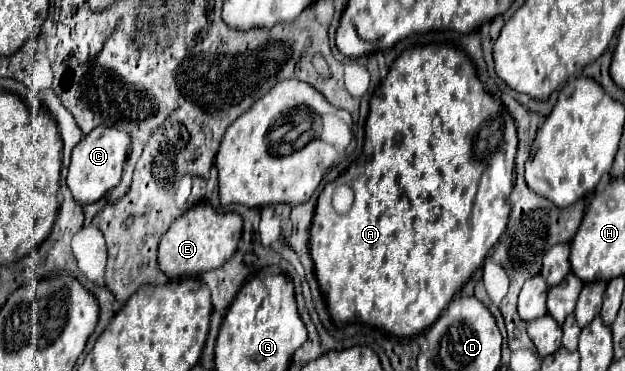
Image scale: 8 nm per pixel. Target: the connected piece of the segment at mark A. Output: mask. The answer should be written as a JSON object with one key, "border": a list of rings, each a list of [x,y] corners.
{"border":[[[428,44],[416,46],[402,52],[396,62],[390,66],[388,76],[382,80],[382,84],[376,88],[376,92],[370,98],[370,114],[366,118],[366,138],[364,138],[364,162],[352,166],[340,180],[350,184],[354,188],[354,204],[346,214],[338,214],[332,208],[332,200],[318,200],[318,208],[314,214],[314,224],[310,226],[310,254],[314,260],[314,272],[318,278],[318,284],[322,288],[322,294],[326,296],[326,304],[330,308],[330,314],[336,322],[366,322],[378,328],[388,330],[396,336],[410,336],[420,334],[434,320],[440,316],[440,312],[446,308],[446,304],[452,300],[452,296],[462,288],[464,282],[472,276],[474,270],[478,270],[490,252],[490,248],[498,242],[502,236],[508,216],[510,216],[510,192],[514,186],[514,158],[518,148],[518,136],[516,136],[516,124],[506,106],[498,100],[494,100],[484,84],[478,80],[474,64],[466,56],[466,52],[458,50],[456,46],[444,46]]]}

